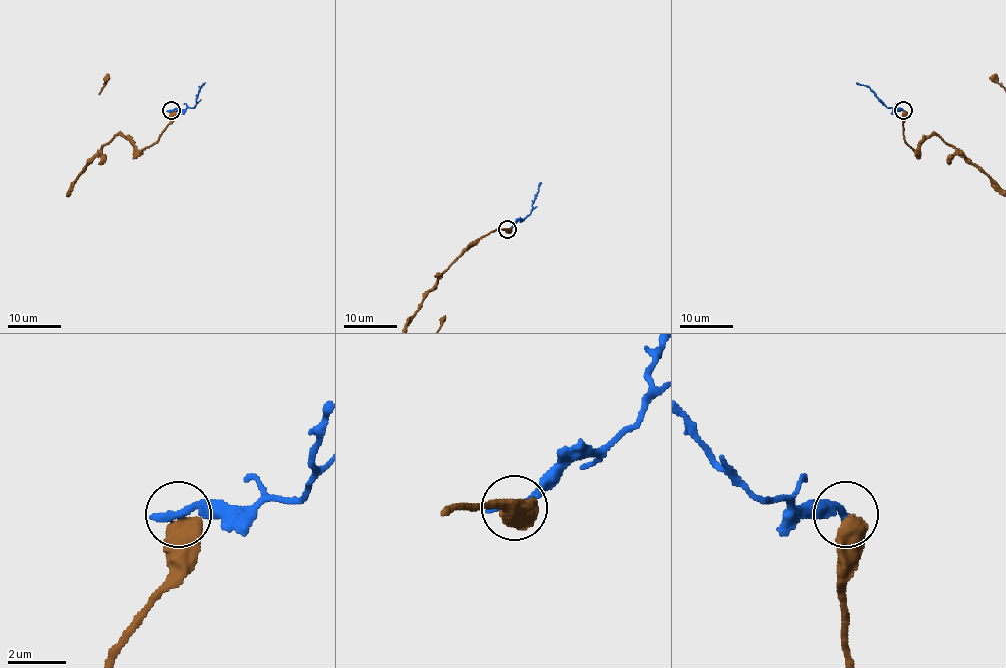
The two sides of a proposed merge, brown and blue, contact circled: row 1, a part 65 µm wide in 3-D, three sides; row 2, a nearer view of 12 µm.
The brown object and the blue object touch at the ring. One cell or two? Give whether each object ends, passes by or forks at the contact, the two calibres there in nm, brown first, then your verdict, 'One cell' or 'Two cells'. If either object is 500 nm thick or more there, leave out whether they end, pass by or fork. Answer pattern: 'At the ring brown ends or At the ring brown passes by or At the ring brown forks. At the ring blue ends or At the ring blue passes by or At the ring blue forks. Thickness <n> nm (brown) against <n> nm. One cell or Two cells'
Thickness 700 nm (brown) against 320 nm. Two cells

